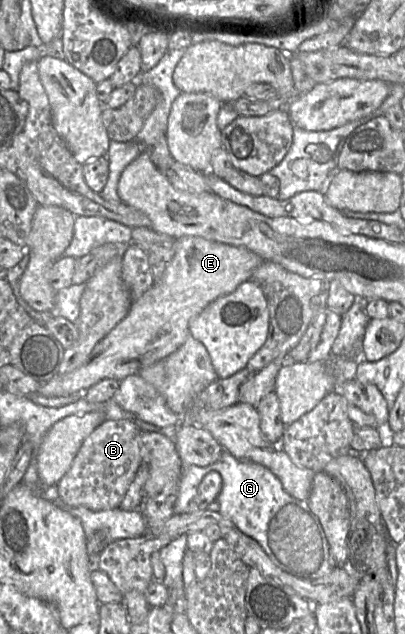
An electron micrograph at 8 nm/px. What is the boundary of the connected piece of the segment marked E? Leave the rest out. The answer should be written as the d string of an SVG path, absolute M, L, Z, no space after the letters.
M197 236L175 239L175 253L162 278L132 303L127 315L95 345L82 366L68 374L57 373L49 381L41 383L37 392L47 397L76 395L103 379L116 379L120 382L165 359L185 342L189 335L190 321L211 302L232 293L243 282L250 280L254 270L262 262L261 257L244 247L226 245Z

